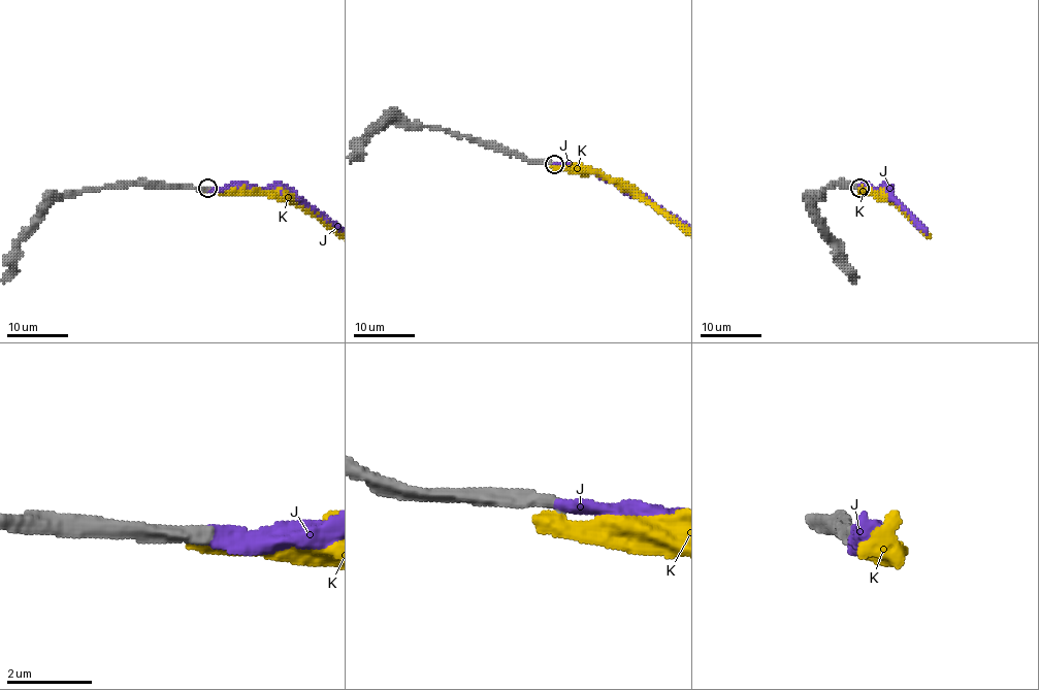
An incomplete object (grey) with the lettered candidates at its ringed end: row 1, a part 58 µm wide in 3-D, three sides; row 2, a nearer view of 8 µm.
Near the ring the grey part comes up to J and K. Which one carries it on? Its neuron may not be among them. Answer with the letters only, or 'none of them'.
J

